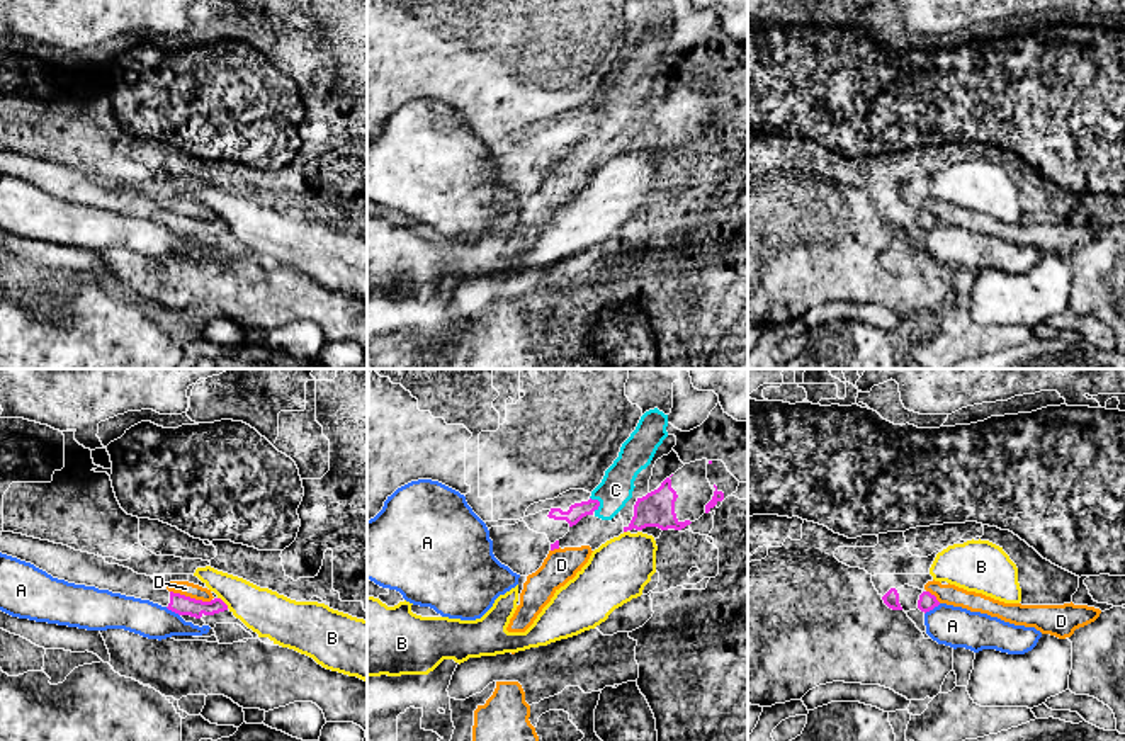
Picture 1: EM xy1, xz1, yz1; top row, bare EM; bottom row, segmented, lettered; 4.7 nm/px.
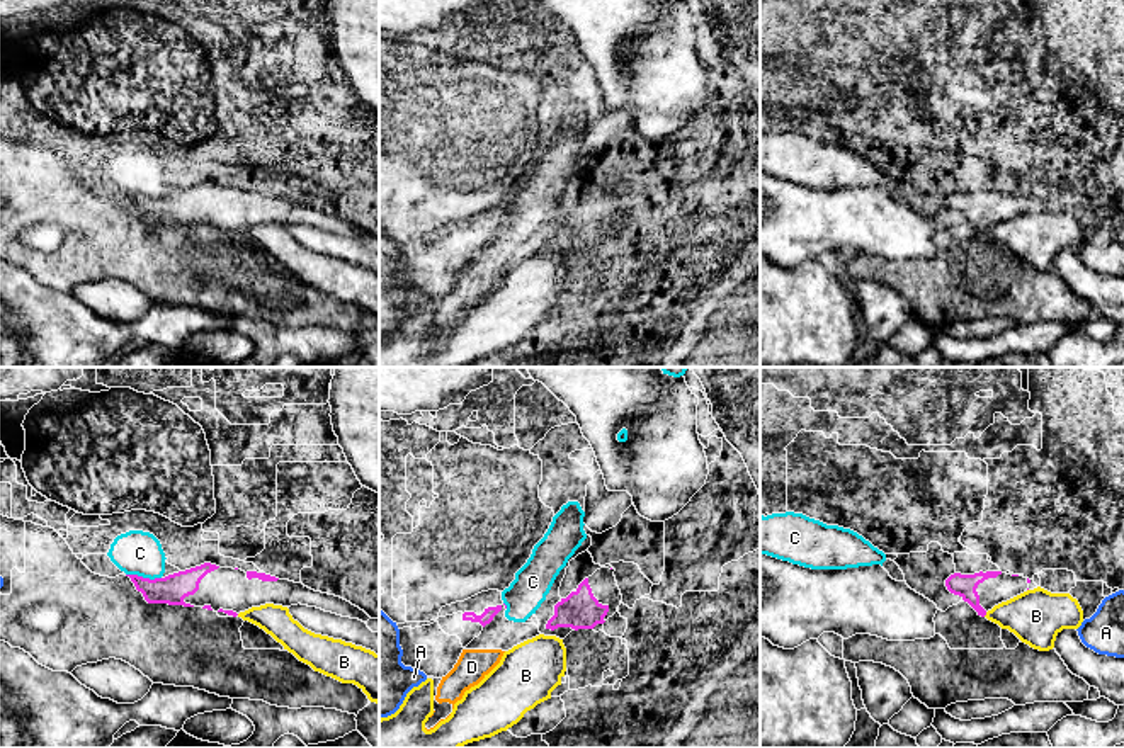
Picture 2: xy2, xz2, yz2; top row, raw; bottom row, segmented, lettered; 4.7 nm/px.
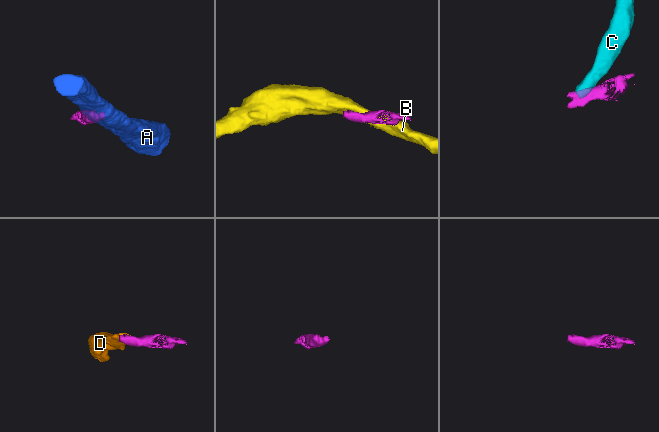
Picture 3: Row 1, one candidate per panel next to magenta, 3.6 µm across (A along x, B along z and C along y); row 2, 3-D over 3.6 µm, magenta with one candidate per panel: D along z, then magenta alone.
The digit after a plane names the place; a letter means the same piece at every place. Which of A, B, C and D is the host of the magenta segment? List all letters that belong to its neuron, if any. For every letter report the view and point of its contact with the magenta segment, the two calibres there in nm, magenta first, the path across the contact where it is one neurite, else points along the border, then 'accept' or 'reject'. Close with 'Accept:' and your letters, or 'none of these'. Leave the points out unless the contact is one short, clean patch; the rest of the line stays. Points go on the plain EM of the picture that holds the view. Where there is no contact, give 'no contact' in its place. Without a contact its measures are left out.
A: yz1 (932, 228) | 90/190 nm | along yz1 (940, 223), (925, 233) | reject
B: xy1 (223, 221) | 100/220 nm | reject
C: xy2 (141, 196) | 140/220 nm | along xy2 (126, 192), (160, 198) | reject
D: xy1 (189, 216) | 100/70 nm | along xy1 (170, 209), (211, 220) | reject
Accept: none of these

